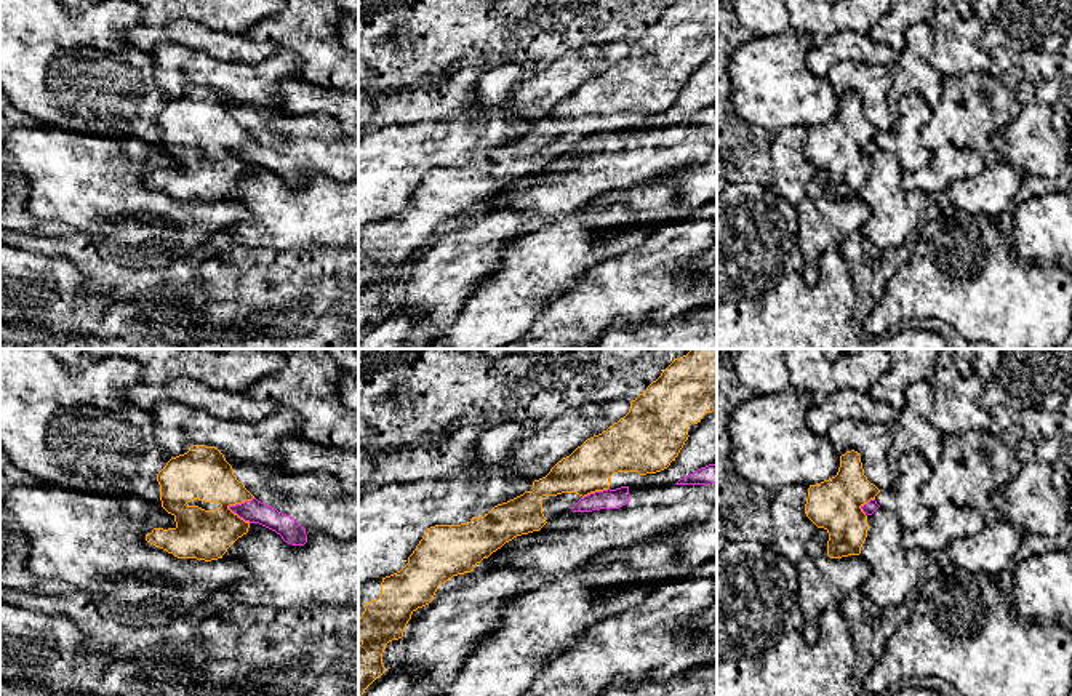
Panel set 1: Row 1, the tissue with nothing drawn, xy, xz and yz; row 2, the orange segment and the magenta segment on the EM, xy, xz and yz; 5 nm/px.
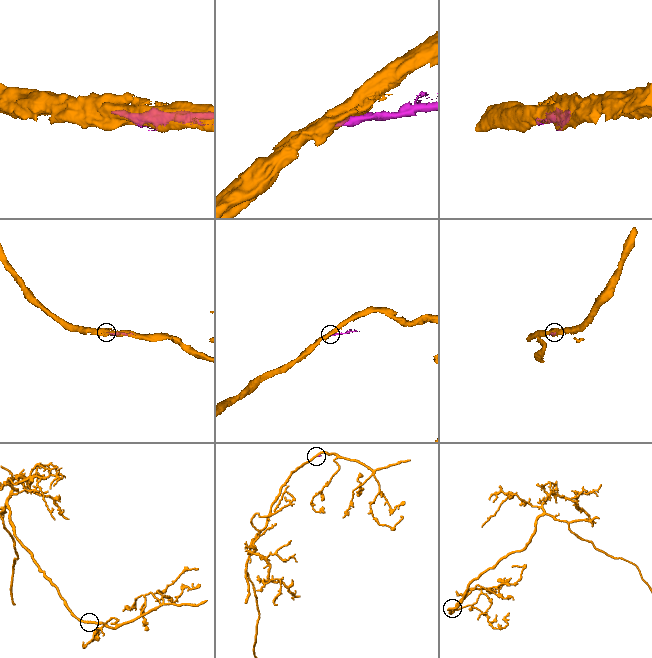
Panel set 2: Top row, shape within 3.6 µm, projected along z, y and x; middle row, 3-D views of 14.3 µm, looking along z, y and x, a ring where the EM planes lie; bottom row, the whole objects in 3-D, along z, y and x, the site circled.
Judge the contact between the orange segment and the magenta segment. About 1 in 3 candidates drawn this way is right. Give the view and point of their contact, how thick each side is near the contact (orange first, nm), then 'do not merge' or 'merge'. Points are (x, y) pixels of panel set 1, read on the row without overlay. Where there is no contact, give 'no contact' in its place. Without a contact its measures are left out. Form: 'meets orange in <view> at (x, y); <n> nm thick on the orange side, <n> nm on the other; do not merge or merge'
meets orange in xy at (240, 144); 260 nm thick on the orange side, 120 nm on the other; do not merge

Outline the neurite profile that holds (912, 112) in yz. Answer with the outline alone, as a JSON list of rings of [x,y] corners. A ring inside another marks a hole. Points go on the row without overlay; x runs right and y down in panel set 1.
[[[917,93],[891,104],[893,123],[888,133],[880,133],[875,142],[880,149],[890,147],[904,171],[918,171],[933,157],[922,141],[922,128],[930,122],[933,107]]]

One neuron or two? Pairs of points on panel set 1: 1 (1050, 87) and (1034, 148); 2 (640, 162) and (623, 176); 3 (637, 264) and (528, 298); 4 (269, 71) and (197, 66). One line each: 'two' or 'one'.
1: two
2: one
3: two
4: one

